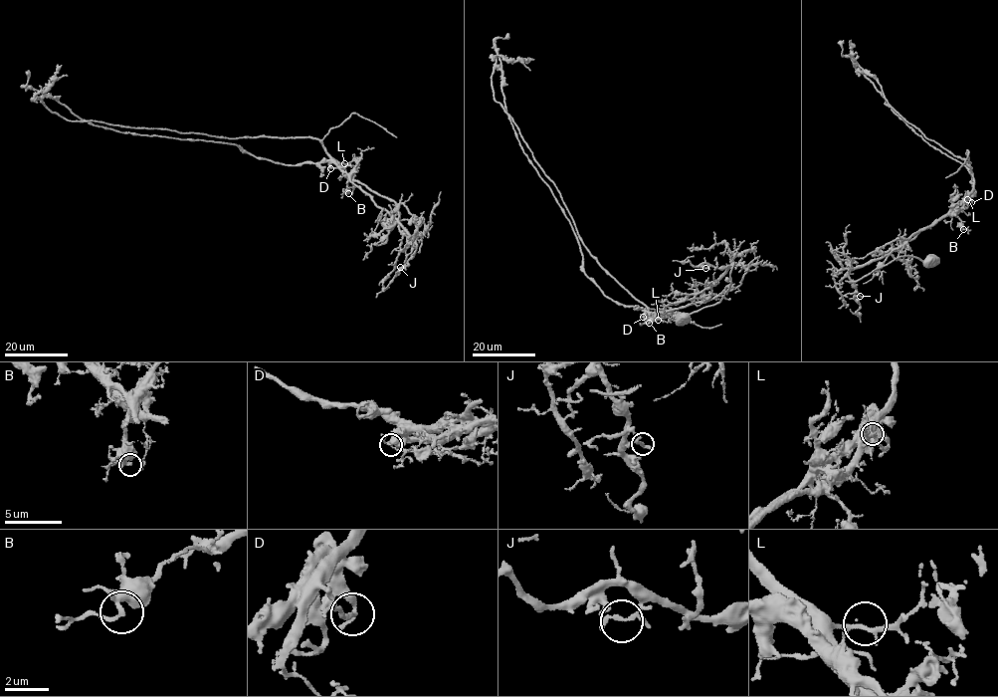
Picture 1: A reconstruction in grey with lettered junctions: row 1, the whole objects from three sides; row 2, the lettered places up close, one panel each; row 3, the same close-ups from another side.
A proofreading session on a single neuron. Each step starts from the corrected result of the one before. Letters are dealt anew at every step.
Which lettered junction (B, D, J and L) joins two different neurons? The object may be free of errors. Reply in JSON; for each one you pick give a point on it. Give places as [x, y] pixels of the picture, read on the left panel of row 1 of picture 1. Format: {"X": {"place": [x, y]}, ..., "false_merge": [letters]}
{"D": {"place": [330, 168]}, "false_merge": ["D"]}

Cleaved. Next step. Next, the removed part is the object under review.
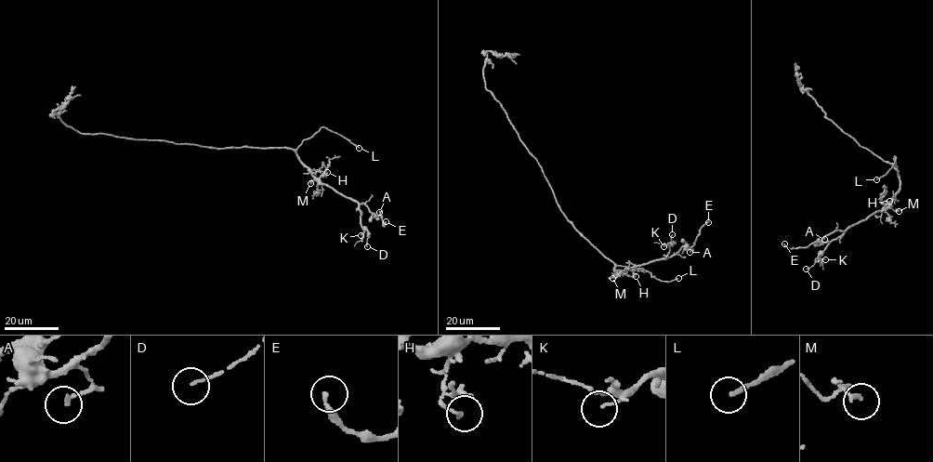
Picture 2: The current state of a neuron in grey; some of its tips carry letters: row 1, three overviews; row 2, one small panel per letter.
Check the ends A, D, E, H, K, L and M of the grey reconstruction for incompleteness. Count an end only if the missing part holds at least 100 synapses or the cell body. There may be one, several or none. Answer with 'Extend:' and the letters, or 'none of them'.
Extend: L

